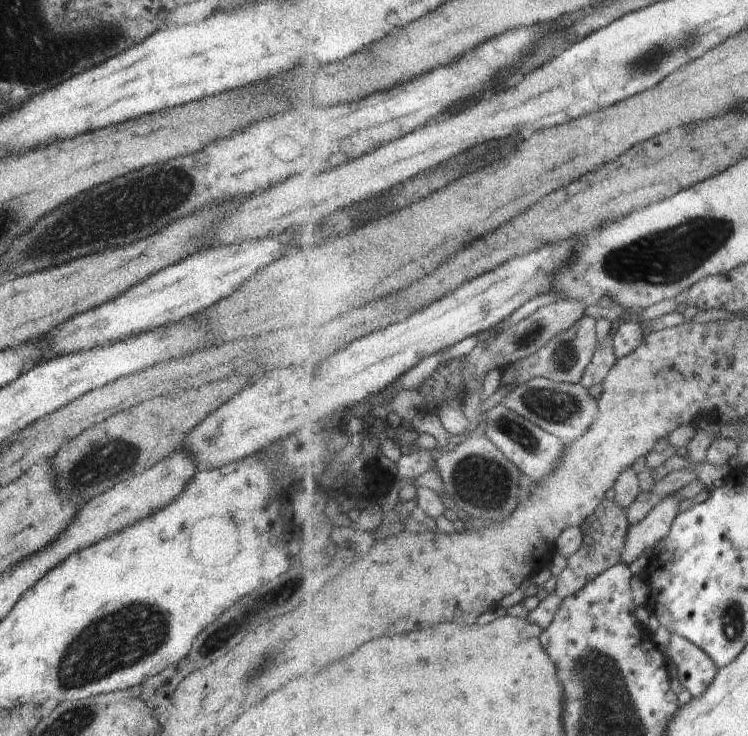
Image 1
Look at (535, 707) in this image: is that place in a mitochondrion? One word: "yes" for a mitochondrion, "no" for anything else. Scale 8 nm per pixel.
no

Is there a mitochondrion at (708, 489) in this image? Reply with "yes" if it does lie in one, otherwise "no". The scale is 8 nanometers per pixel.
no

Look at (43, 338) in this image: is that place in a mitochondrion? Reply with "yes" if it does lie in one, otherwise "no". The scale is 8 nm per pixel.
no

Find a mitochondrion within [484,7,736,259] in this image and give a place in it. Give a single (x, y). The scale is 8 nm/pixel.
(663, 52)

